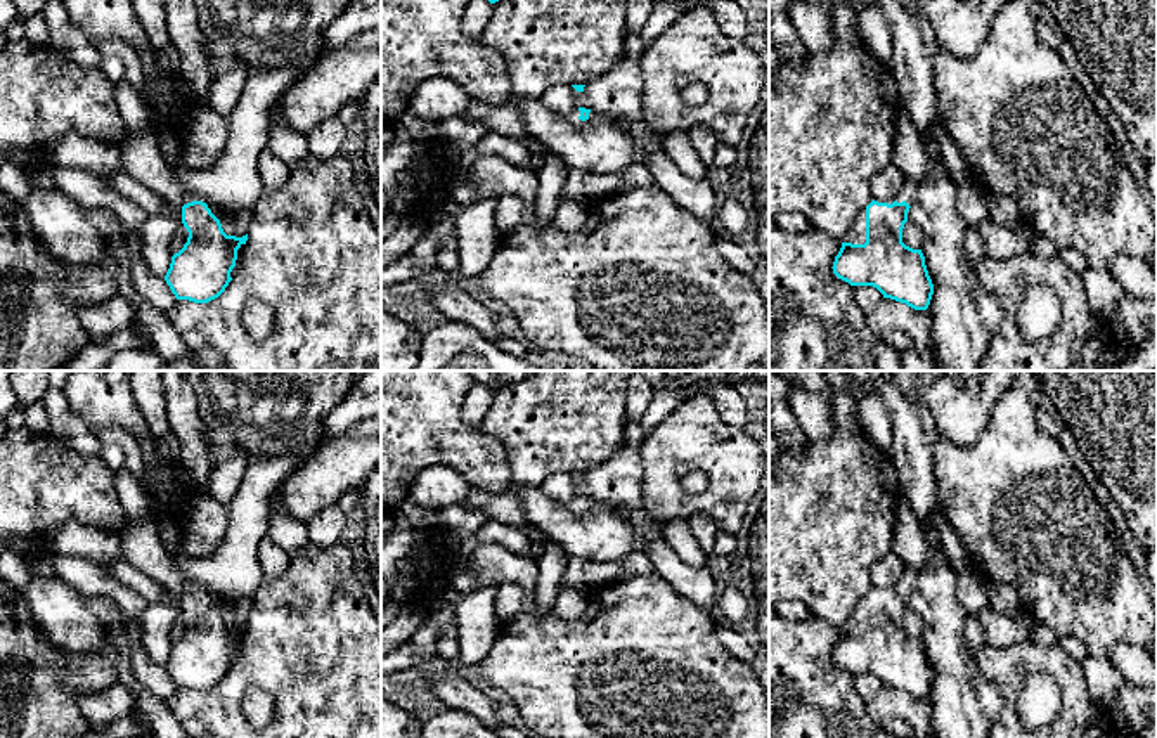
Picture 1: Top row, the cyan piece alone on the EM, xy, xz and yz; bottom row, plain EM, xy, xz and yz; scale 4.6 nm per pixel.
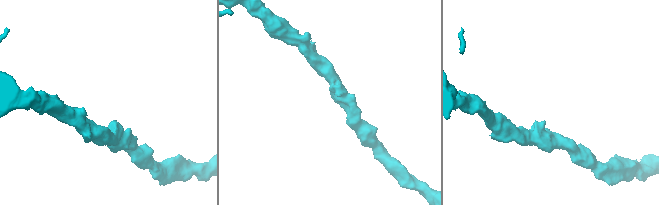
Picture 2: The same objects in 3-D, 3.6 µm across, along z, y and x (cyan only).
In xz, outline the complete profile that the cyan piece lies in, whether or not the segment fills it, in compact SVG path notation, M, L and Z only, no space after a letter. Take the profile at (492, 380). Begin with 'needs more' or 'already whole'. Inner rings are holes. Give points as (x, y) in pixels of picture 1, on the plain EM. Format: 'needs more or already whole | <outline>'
already whole | M468 371L473 381L485 385L490 392L495 392L509 383L499 371Z

